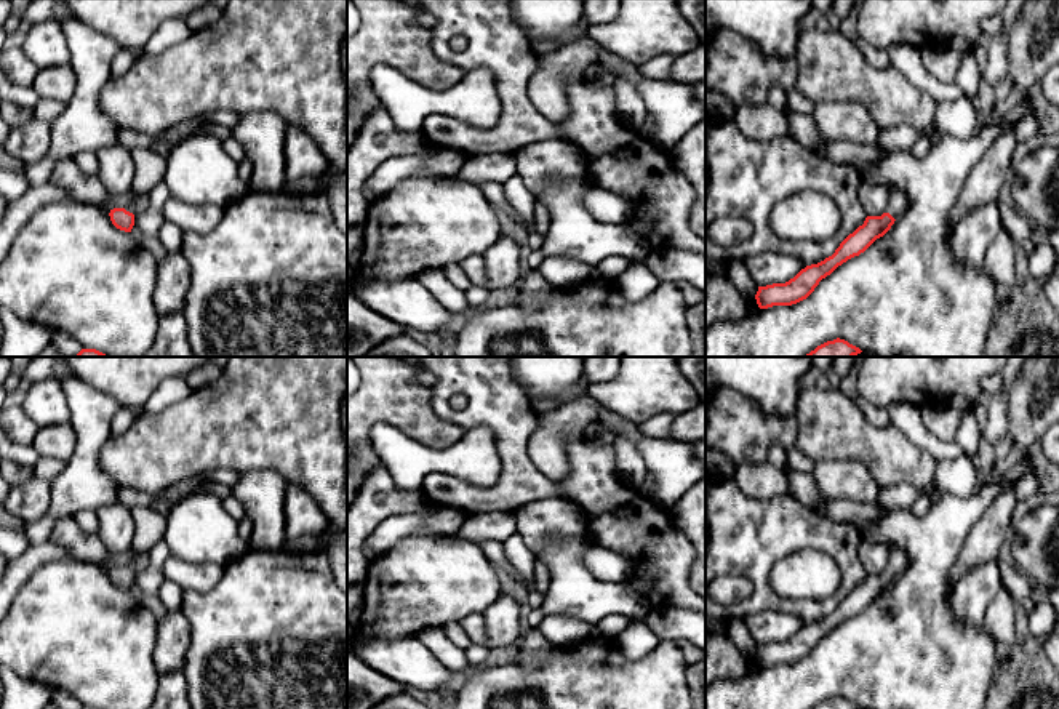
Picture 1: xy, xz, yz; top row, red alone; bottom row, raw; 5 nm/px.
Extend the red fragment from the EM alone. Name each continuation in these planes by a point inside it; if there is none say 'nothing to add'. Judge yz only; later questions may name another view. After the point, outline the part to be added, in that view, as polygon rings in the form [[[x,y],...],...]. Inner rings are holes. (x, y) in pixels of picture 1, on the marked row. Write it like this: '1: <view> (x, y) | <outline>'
1: yz (898, 200) | [[[888,189],[886,213],[889,213],[894,219],[897,219],[907,210],[907,205],[909,198],[901,189]]]

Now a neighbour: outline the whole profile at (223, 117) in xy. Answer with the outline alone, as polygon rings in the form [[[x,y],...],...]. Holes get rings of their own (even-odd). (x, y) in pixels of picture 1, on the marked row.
[[[219,110],[219,112],[213,112],[213,114],[208,114],[208,115],[202,115],[198,118],[205,125],[224,125],[224,126],[230,126],[238,118],[238,114],[235,114],[232,110]]]

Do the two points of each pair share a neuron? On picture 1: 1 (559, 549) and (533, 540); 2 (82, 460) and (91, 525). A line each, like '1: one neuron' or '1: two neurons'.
1: two neurons
2: two neurons

